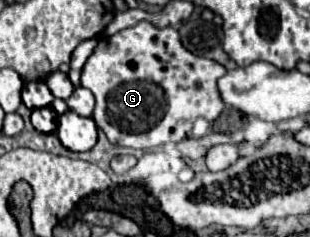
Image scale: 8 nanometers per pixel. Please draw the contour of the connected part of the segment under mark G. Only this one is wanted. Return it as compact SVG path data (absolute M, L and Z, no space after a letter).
M140 21L130 29L98 41L94 53L82 67L80 83L96 97L92 119L96 127L106 133L110 143L132 149L152 149L168 141L178 143L186 139L198 117L204 117L210 123L220 117L224 111L224 101L218 93L218 79L222 75L226 75L226 69L220 63L194 55L182 45L176 27L156 27L150 21Z

